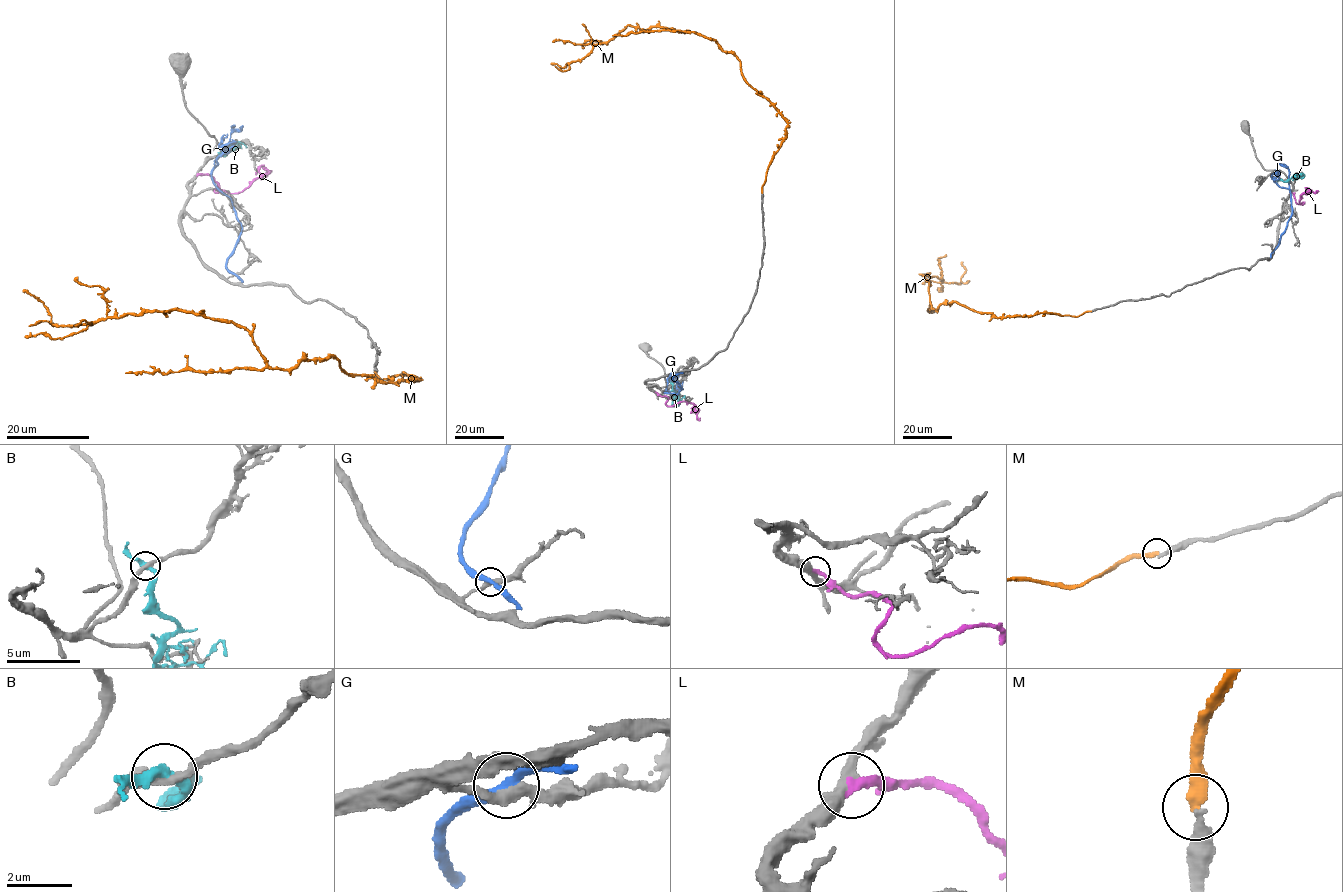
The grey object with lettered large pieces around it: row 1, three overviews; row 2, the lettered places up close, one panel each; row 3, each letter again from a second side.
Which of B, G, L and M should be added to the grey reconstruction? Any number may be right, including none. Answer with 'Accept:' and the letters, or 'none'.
Accept: L

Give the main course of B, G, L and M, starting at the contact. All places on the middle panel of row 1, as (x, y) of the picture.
B: (671, 383), (676, 393), (675, 399), (684, 396), (685, 398)
G: (678, 374), (673, 379), (681, 389), (676, 394), (665, 393), (667, 378), (671, 373), (678, 376), (675, 378)
L: (655, 392), (668, 397), (668, 406), (684, 401), (693, 404), (698, 409), (697, 418), (700, 418)
M: (761, 193), (787, 121), (747, 81), (739, 60), (714, 39), (688, 31), (627, 26), (563, 68), (551, 63)

